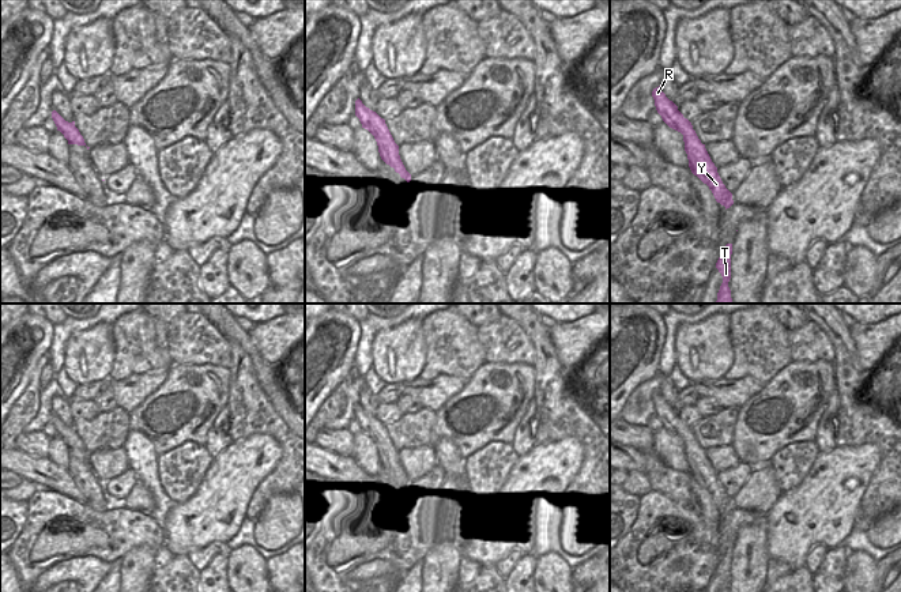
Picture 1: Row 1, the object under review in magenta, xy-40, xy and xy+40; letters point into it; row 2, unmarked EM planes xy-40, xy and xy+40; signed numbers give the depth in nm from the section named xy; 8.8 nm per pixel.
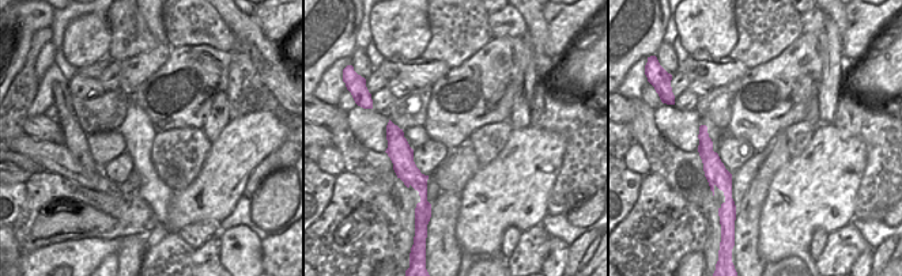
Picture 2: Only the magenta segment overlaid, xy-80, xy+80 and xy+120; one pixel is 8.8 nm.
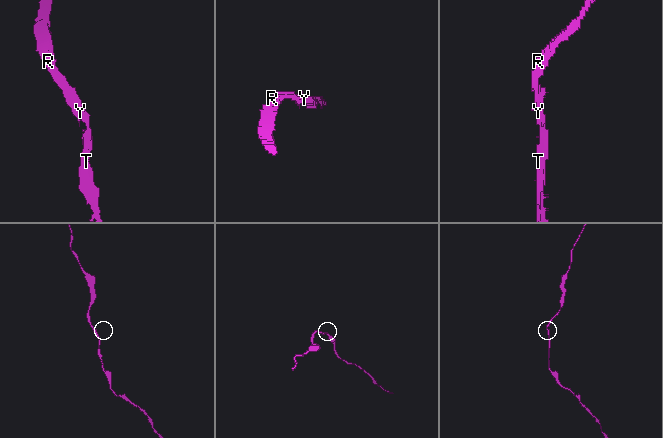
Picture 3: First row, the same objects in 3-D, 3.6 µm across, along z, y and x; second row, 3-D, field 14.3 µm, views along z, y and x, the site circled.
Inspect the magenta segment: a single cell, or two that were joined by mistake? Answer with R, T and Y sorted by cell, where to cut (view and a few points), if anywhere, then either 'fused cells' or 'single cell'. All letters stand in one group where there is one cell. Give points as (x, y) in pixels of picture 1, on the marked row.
R T Y; no cut; single cell

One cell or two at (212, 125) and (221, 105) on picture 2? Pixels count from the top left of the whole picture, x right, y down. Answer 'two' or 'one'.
one

